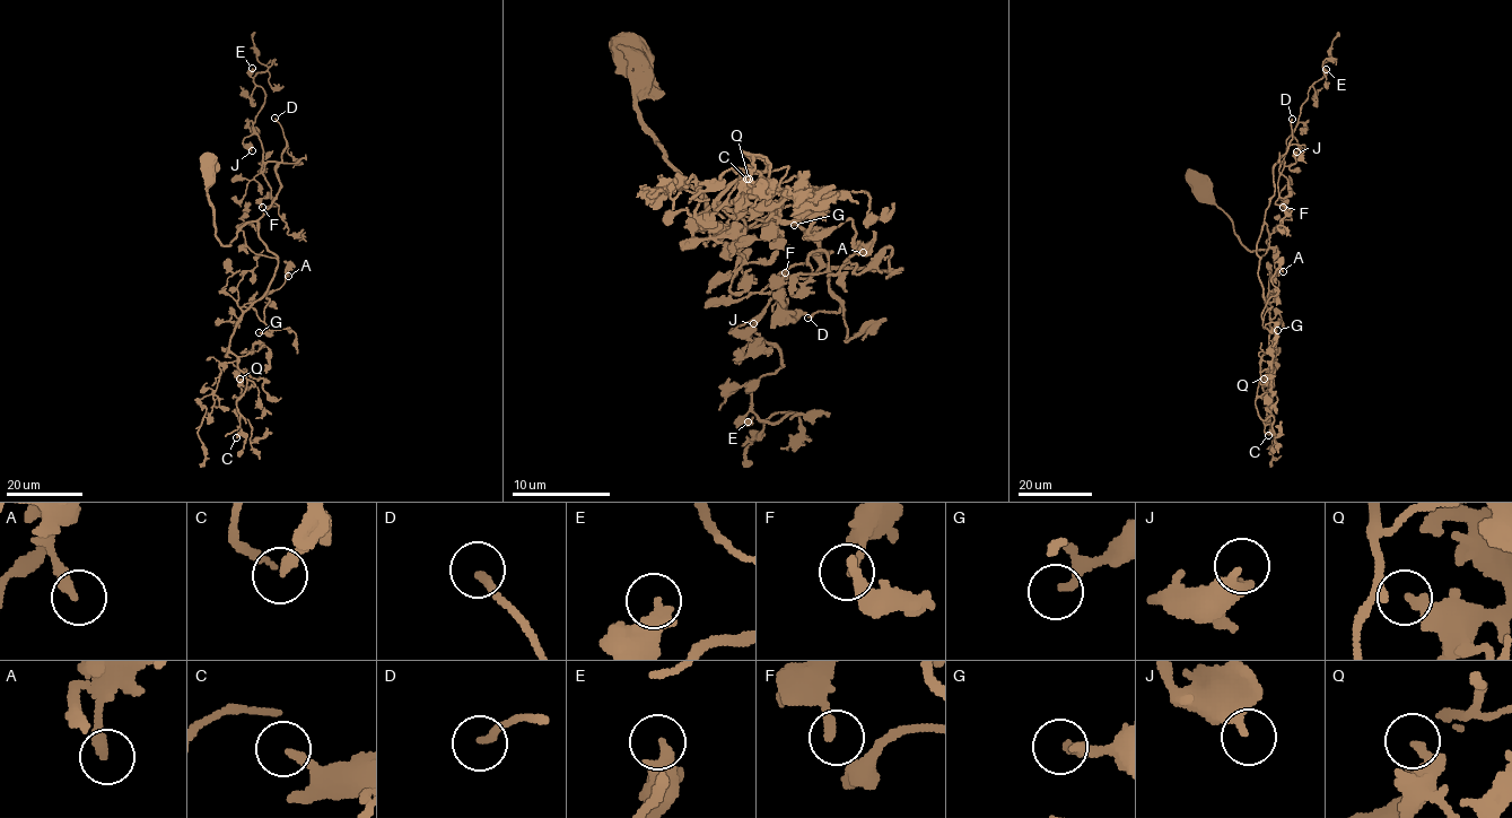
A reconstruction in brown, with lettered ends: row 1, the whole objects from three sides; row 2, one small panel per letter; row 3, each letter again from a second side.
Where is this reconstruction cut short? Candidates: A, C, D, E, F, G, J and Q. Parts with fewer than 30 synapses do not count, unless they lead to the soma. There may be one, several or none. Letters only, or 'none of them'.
D

